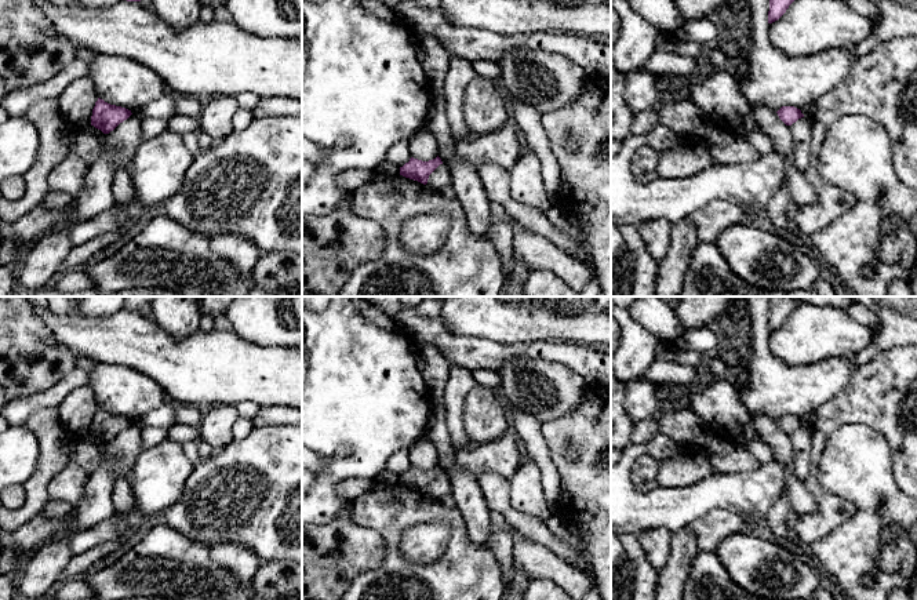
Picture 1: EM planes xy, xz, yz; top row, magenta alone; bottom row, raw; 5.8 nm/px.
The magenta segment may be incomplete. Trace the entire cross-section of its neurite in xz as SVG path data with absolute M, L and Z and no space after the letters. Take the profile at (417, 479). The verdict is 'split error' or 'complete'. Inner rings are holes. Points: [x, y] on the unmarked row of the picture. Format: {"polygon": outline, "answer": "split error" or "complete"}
{"polygon": "M439 465L429 470L422 470L422 469L411 466L408 472L405 472L403 476L400 476L400 484L426 494L429 484L440 473L443 473L443 470Z", "answer": "complete"}

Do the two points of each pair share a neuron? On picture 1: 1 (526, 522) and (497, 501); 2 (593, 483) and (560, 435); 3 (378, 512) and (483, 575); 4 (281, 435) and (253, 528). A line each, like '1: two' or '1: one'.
1: one
2: one
3: one
4: one

